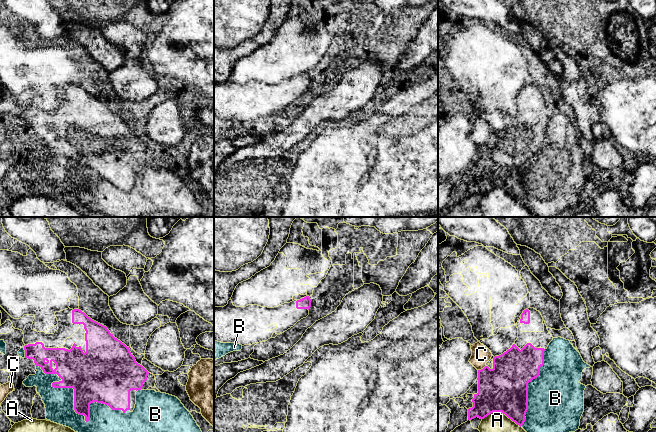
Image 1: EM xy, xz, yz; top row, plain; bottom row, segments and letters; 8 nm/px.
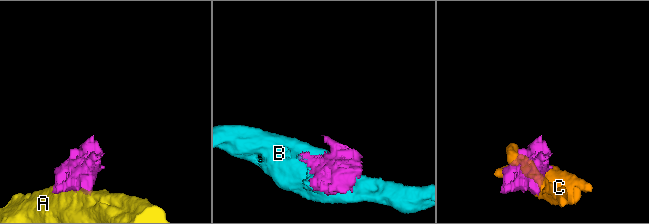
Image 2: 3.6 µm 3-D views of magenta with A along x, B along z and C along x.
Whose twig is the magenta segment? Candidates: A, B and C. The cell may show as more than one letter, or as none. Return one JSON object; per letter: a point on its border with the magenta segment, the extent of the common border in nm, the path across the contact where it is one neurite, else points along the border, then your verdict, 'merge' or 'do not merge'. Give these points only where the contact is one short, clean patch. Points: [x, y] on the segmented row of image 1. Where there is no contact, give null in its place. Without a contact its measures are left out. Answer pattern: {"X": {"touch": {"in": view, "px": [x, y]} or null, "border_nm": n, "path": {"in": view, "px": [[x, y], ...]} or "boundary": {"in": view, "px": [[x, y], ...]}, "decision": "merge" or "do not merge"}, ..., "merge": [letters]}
{"A": {"touch": {"in": "yz", "px": [501, 411]}, "border_nm": 320, "decision": "do not merge"}, "B": {"touch": {"in": "xy", "px": [74, 407]}, "border_nm": 850, "decision": "do not merge"}, "C": {"touch": {"in": "yz", "px": [481, 369]}, "border_nm": 80, "decision": "do not merge"}, "merge": []}

